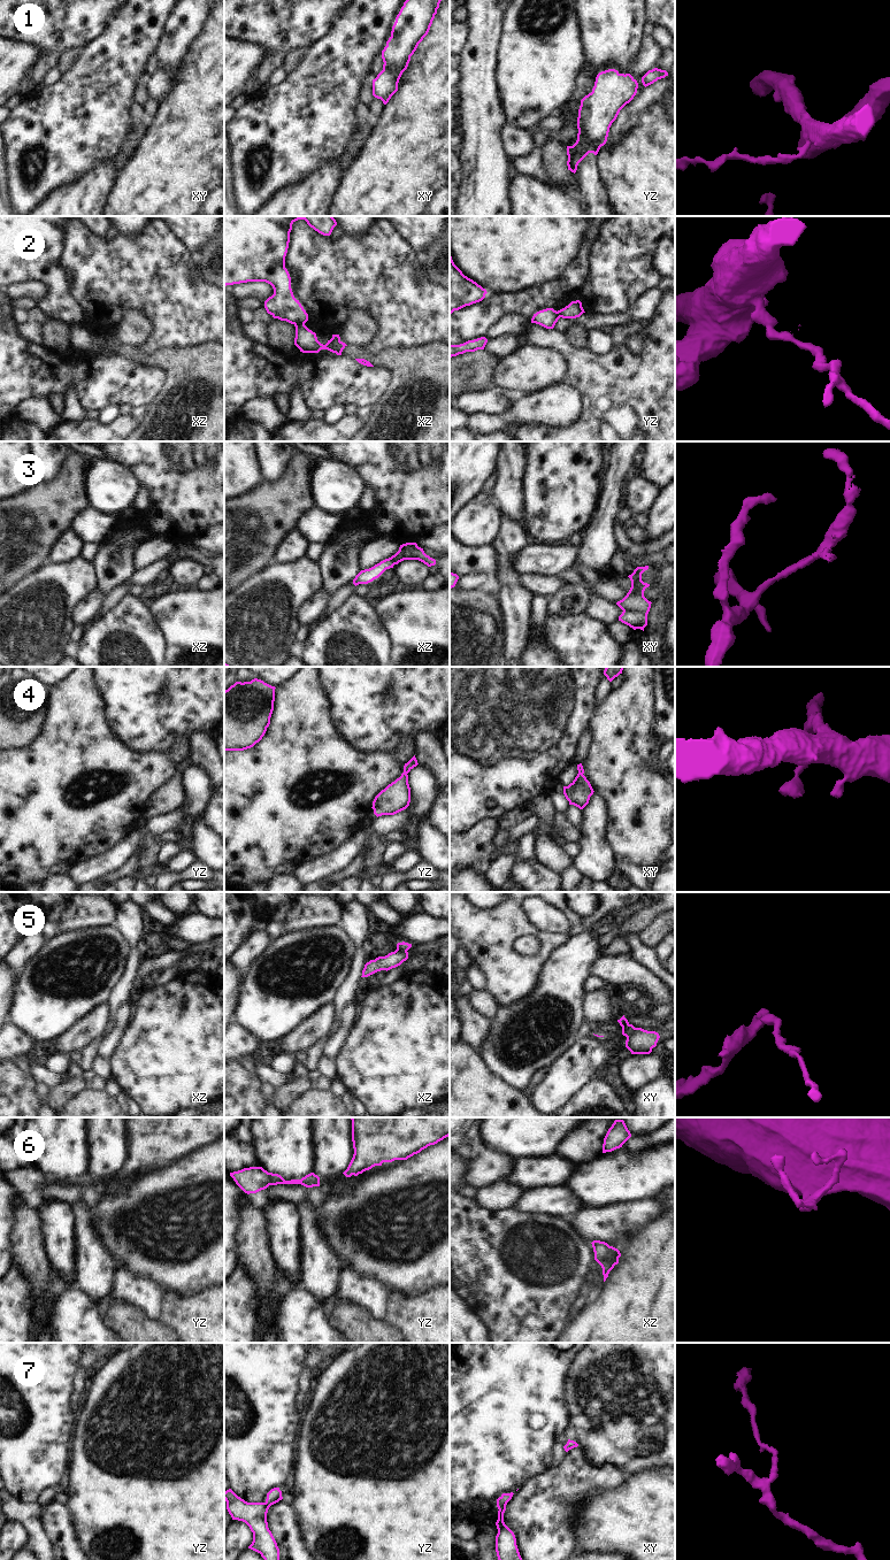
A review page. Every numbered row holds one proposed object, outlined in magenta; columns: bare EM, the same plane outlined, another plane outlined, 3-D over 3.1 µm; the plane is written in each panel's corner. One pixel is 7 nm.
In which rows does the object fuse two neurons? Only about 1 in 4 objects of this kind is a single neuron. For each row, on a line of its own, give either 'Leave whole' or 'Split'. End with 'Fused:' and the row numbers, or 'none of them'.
1: Leave whole
2: Split
3: Split
4: Leave whole
5: Split
6: Leave whole
7: Split
Fused: 2, 3, 5, 7.

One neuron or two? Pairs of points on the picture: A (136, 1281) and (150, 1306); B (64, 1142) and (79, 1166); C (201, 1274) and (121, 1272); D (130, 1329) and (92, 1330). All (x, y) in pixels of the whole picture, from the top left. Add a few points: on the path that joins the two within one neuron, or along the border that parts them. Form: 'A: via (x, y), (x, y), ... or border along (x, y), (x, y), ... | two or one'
A: via (139, 1286), (148, 1296), (150, 1300) | one
B: via (64, 1147), (64, 1151), (74, 1160) | one
C: border along (114, 1261), (125, 1261), (161, 1284) | two
D: border along (104, 1320), (114, 1330) | two

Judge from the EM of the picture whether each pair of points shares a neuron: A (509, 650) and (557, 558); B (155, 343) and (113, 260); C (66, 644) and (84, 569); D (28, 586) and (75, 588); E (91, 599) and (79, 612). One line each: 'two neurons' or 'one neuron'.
A: two neurons
B: one neuron
C: one neuron
D: one neuron
E: one neuron

